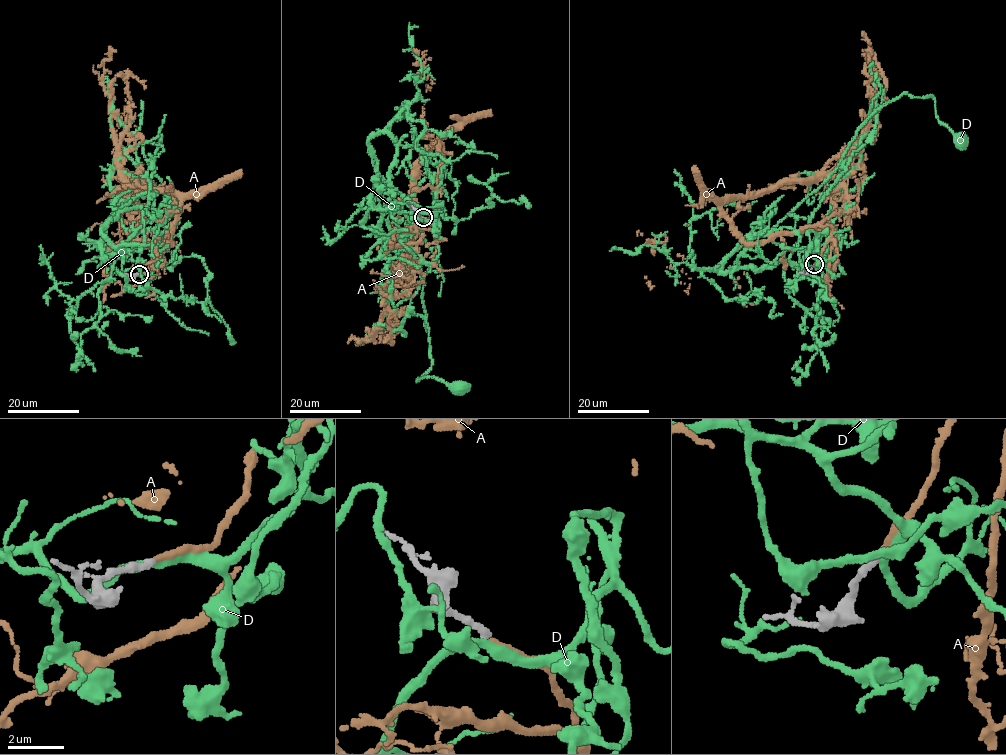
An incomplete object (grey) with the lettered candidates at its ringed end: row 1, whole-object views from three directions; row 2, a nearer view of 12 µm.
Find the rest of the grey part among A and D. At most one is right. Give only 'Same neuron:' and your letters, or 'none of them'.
Same neuron: A

